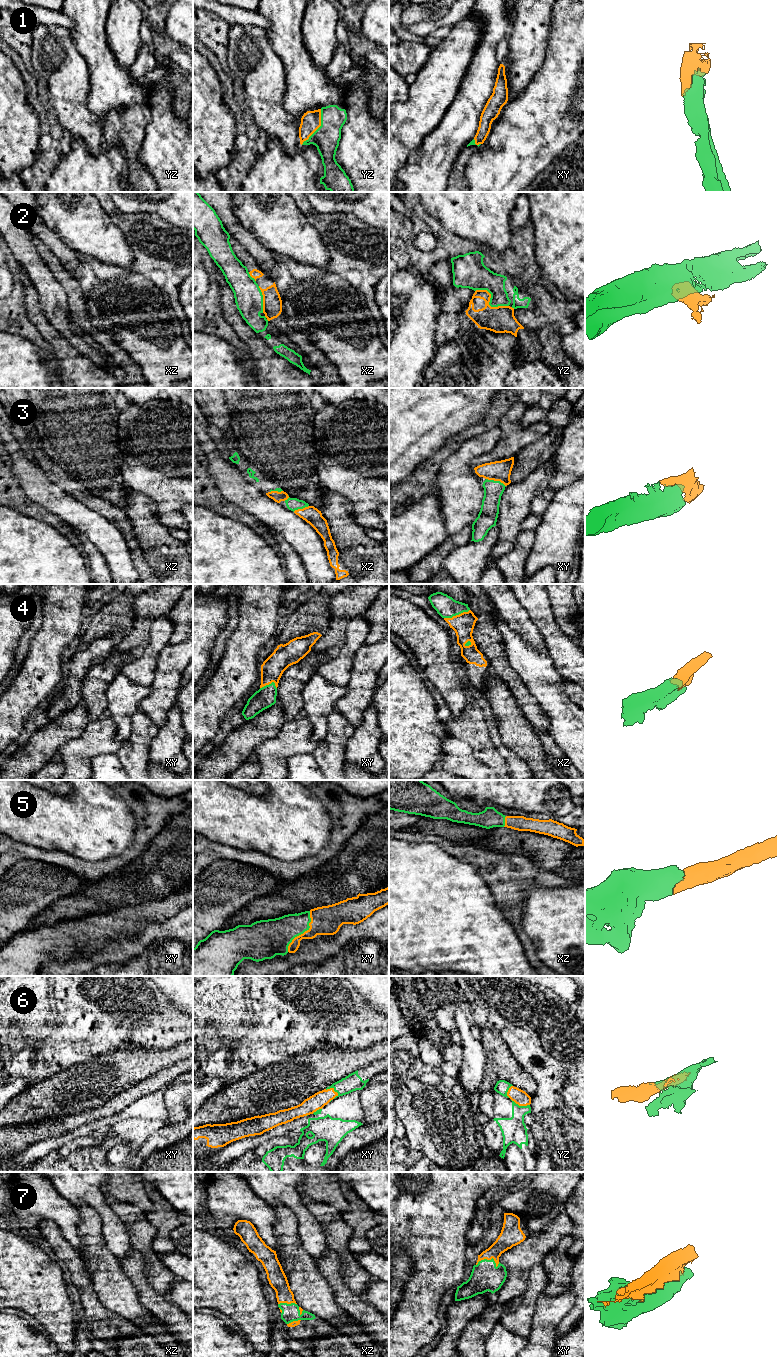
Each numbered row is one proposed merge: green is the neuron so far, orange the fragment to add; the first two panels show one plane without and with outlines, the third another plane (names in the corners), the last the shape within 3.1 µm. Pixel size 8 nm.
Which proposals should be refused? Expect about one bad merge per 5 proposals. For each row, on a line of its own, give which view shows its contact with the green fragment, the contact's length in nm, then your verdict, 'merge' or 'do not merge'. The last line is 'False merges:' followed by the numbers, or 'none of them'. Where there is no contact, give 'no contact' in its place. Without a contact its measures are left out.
1: contact in yz; length 340 nm; merge
2: contact in yz; length 300 nm; do not merge
3: contact in xy; length 170 nm; merge
4: contact in xz; length 220 nm; merge
5: contact in xy; length 380 nm; merge
6: contact in xy; length 120 nm; merge
7: contact in xy; length 190 nm; merge
False merges: 2

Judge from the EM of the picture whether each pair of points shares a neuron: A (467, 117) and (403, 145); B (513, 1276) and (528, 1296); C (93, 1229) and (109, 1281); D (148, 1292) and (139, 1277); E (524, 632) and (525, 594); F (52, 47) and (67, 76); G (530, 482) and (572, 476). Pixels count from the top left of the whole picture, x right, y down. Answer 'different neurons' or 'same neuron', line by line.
A: different neurons
B: different neurons
C: same neuron
D: same neuron
E: different neurons
F: same neuron
G: different neurons

